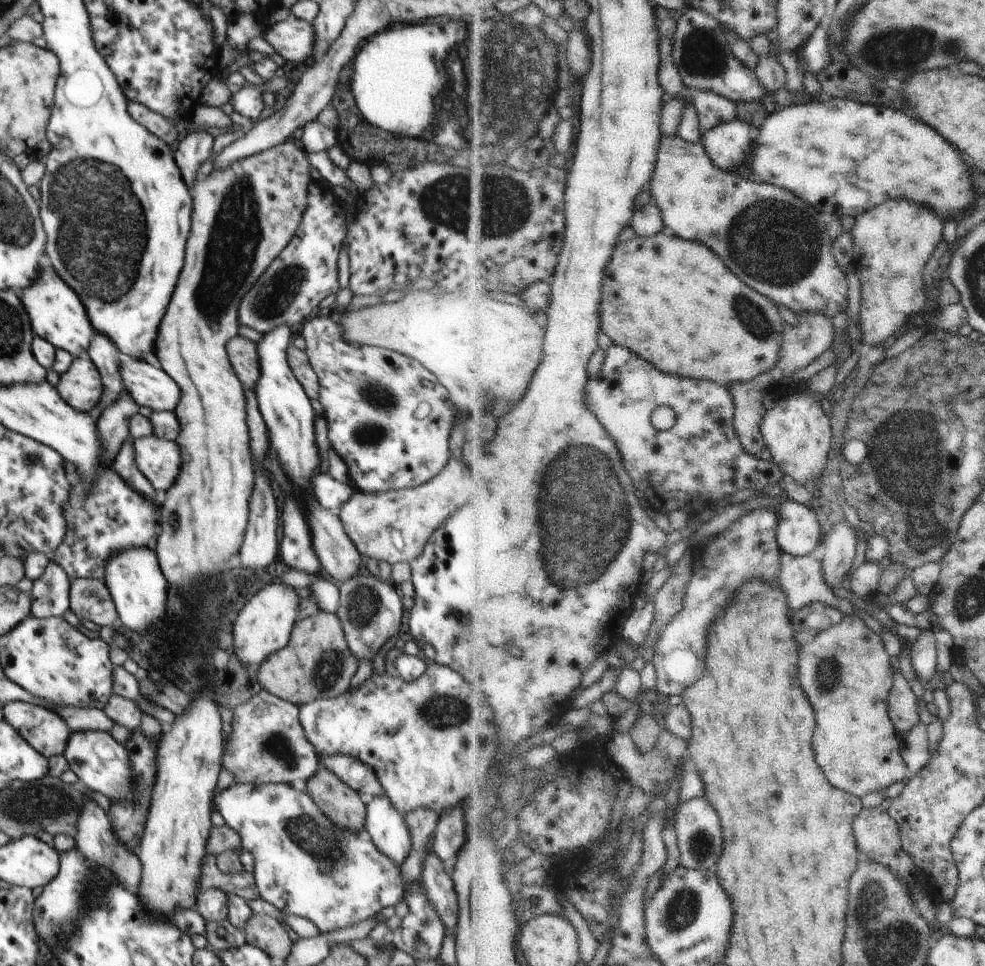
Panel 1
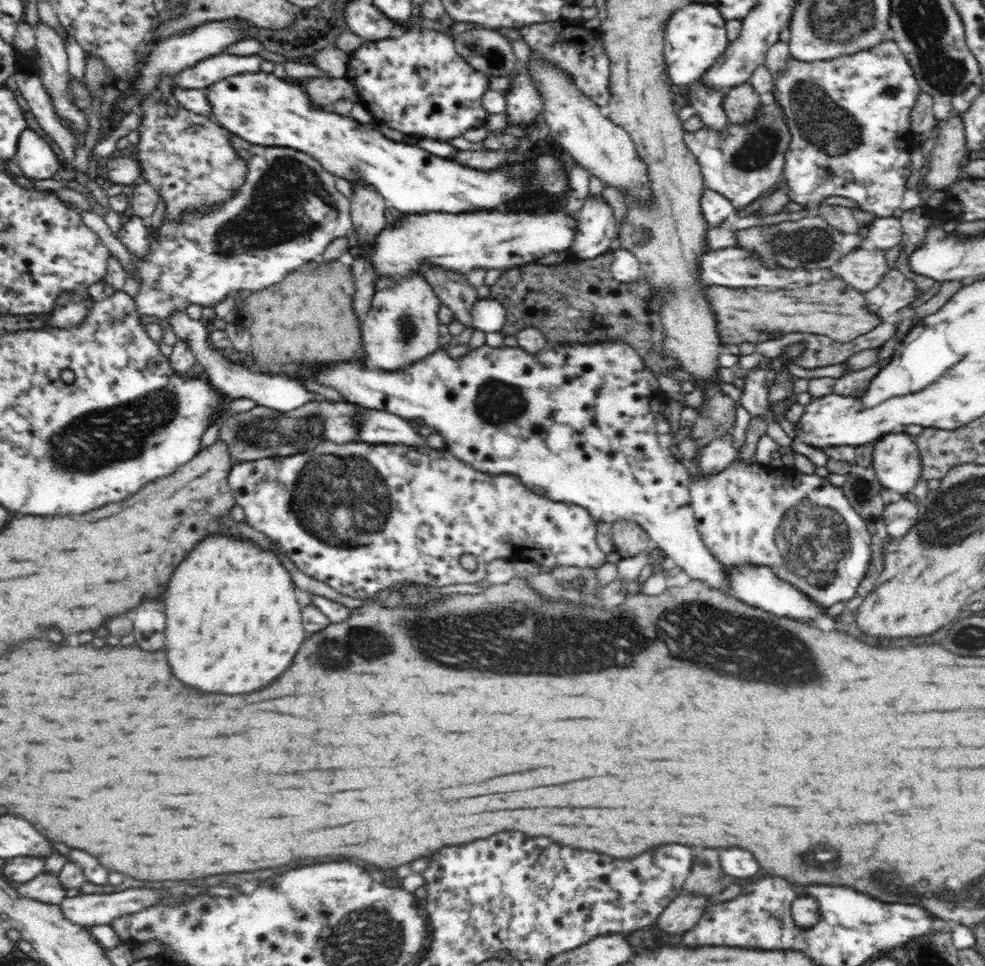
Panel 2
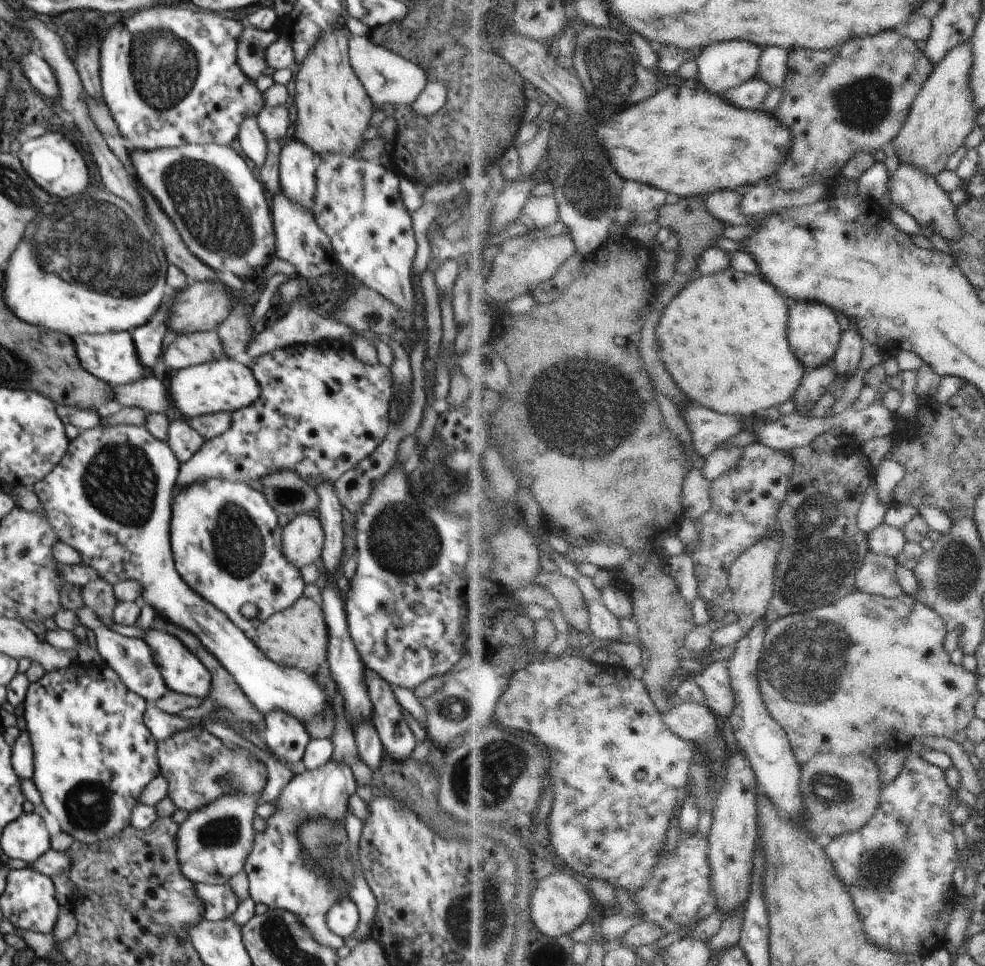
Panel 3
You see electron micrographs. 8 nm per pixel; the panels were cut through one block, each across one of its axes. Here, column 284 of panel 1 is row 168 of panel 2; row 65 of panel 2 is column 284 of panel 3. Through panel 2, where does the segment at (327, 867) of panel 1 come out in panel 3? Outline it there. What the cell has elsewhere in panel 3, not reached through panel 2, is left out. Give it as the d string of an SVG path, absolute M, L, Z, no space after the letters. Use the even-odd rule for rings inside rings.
M328 761L324 766L314 771L305 771L301 775L294 775L294 778L285 784L280 796L274 802L276 809L270 818L266 819L266 829L262 832L255 832L252 848L246 856L244 862L244 872L247 874L249 882L249 894L255 903L262 902L269 909L278 909L293 912L294 916L298 916L298 920L306 926L310 931L312 938L323 944L326 948L338 950L344 946L344 939L338 937L328 928L326 924L326 914L330 912L330 908L338 902L342 902L344 894L346 894L346 886L342 884L342 876L334 876L332 872L326 872L326 869L310 860L306 860L306 848L302 848L302 842L298 840L298 828L302 828L302 824L306 824L306 820L330 820L330 822L338 822L345 824L346 812L350 811L350 796L356 794L357 782L352 770L346 764L336 764L336 762Z

